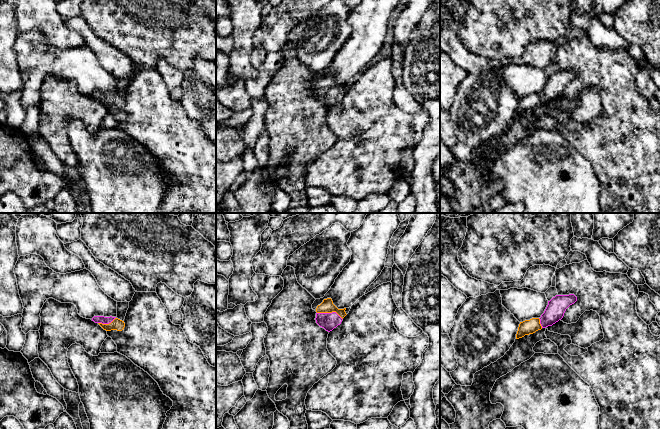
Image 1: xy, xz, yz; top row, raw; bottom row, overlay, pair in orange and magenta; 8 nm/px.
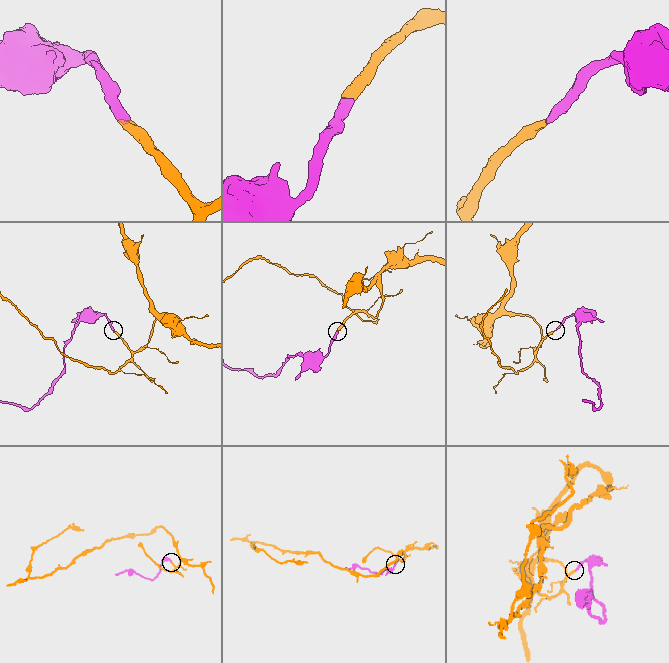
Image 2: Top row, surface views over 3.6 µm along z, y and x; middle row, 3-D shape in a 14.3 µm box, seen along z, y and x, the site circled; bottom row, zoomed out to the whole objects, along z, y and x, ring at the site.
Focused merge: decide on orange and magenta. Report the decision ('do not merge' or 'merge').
merge

